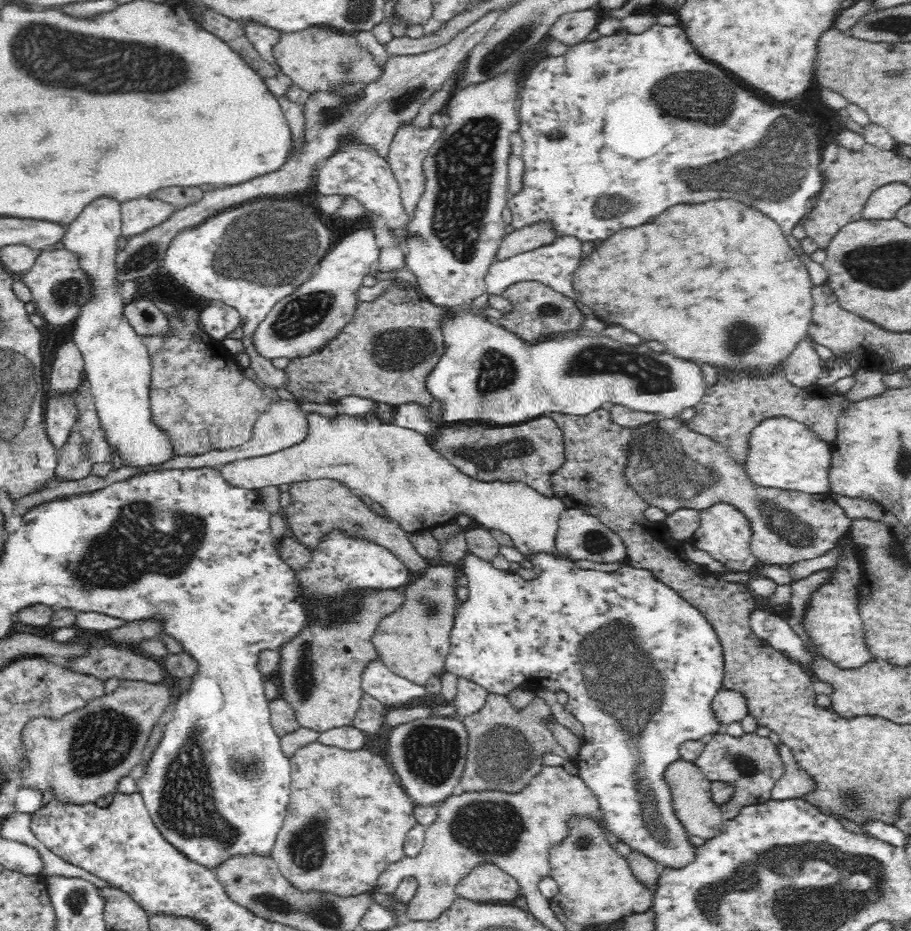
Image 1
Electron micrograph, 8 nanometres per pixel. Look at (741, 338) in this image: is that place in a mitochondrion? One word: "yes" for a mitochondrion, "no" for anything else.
yes

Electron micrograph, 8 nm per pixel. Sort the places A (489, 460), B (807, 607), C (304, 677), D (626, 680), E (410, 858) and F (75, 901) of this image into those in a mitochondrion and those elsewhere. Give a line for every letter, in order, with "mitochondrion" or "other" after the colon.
A: mitochondrion
B: other
C: mitochondrion
D: mitochondrion
E: other
F: mitochondrion

